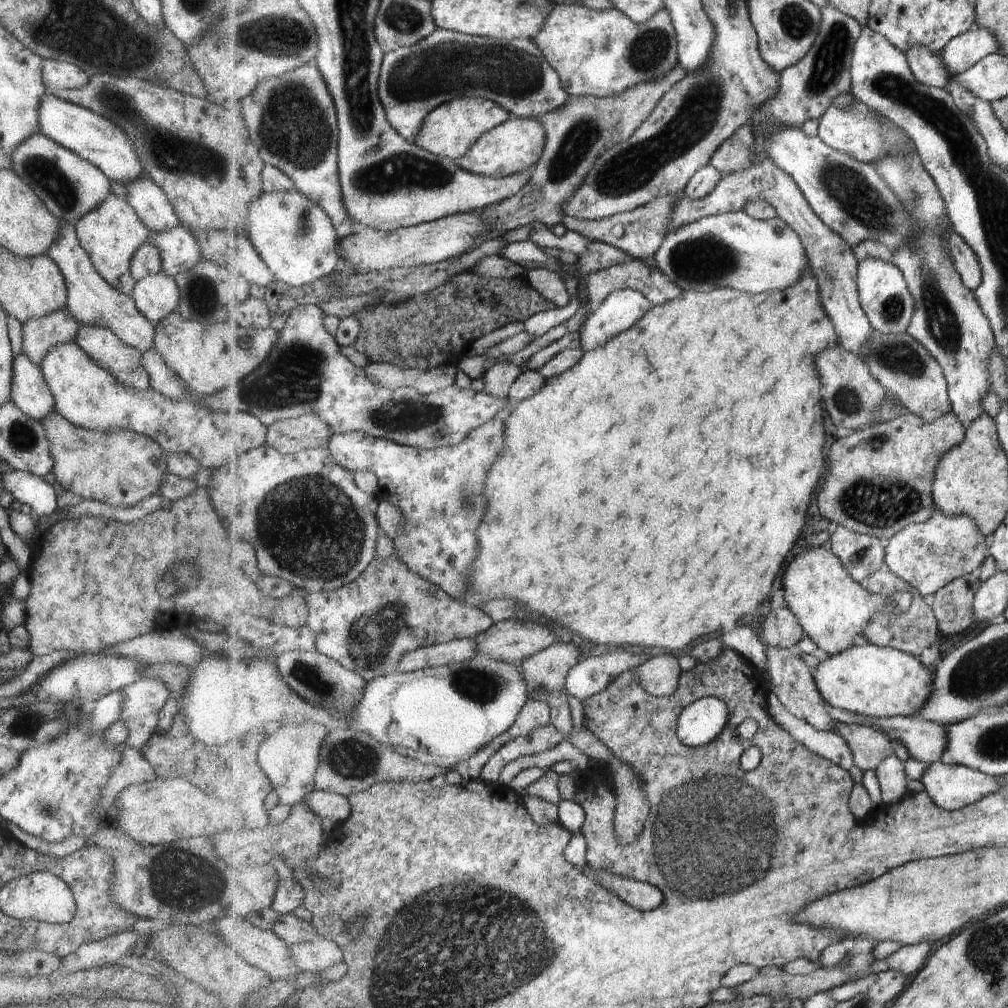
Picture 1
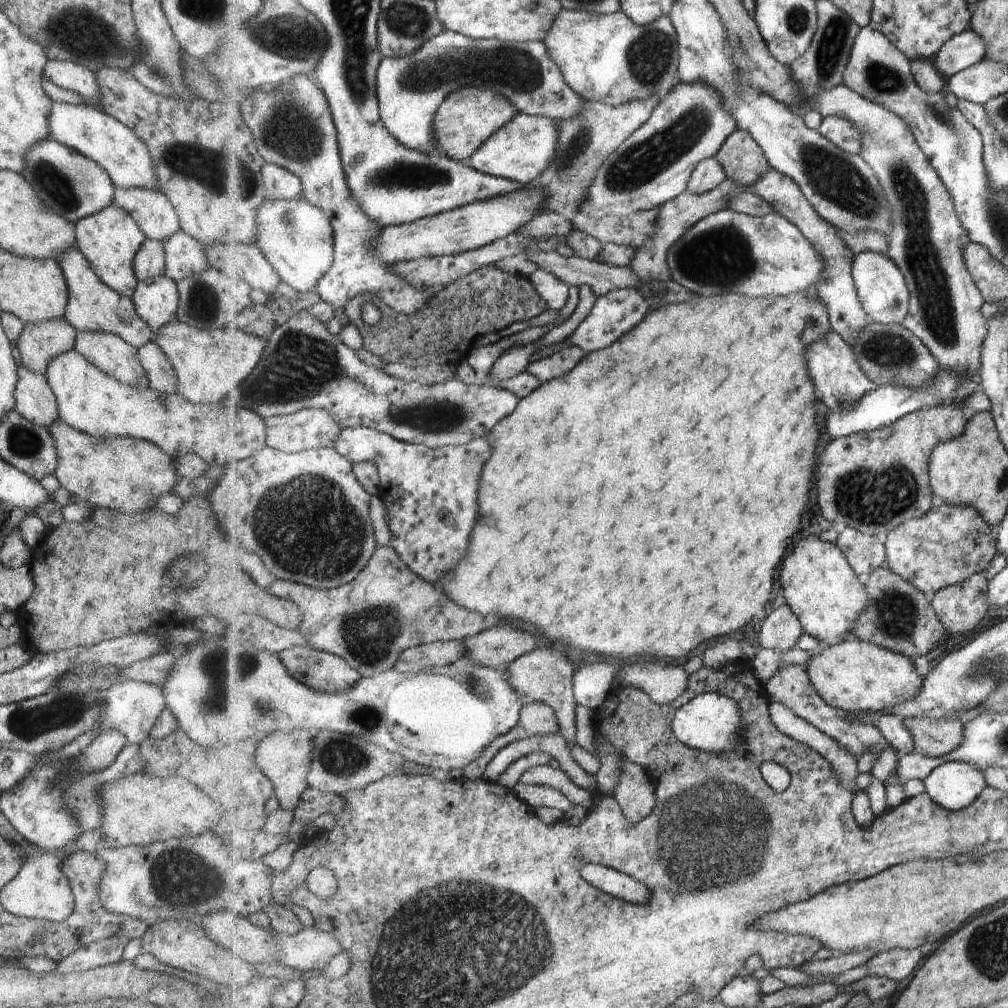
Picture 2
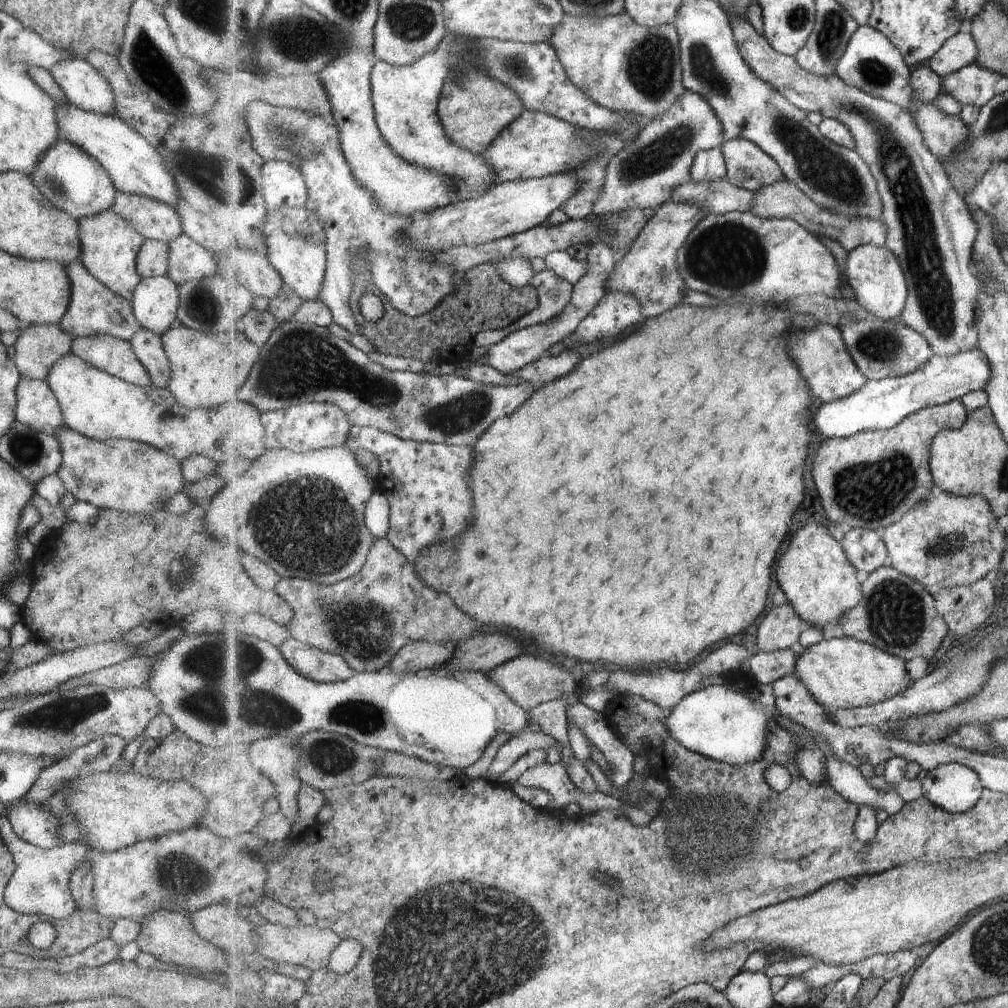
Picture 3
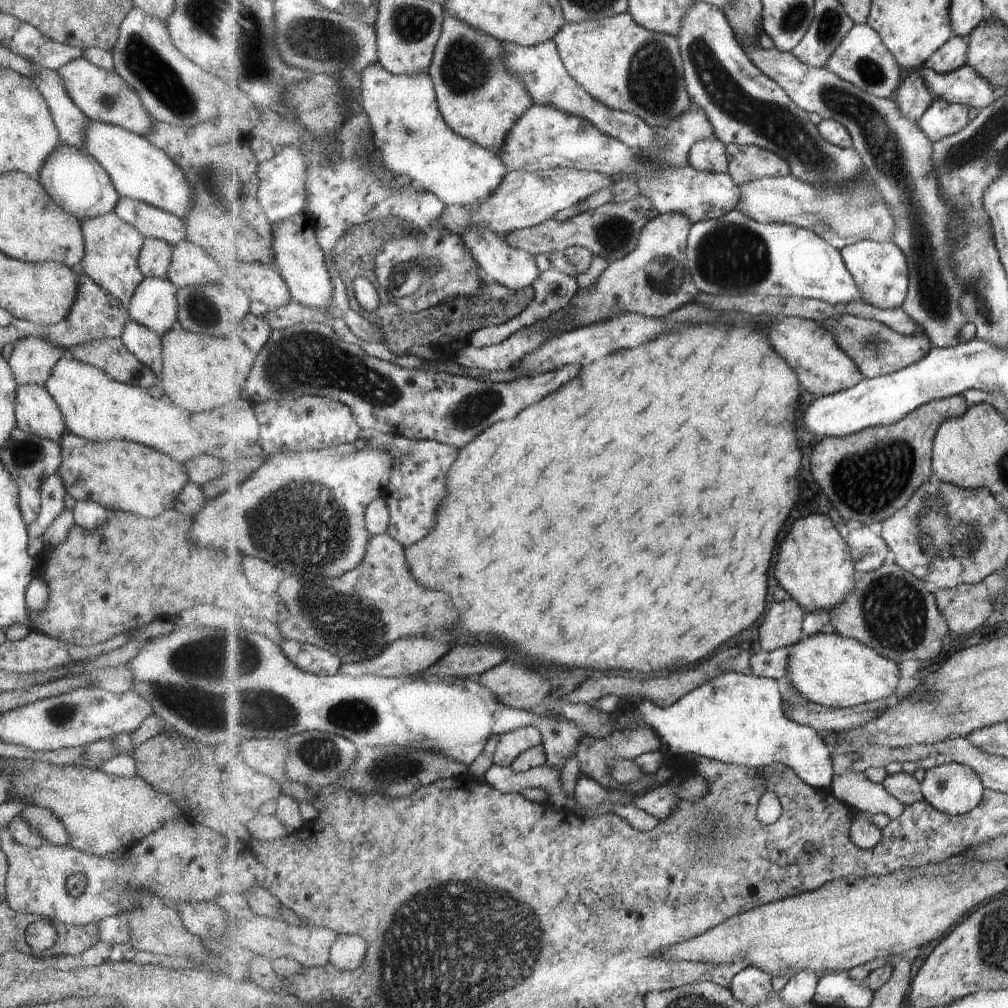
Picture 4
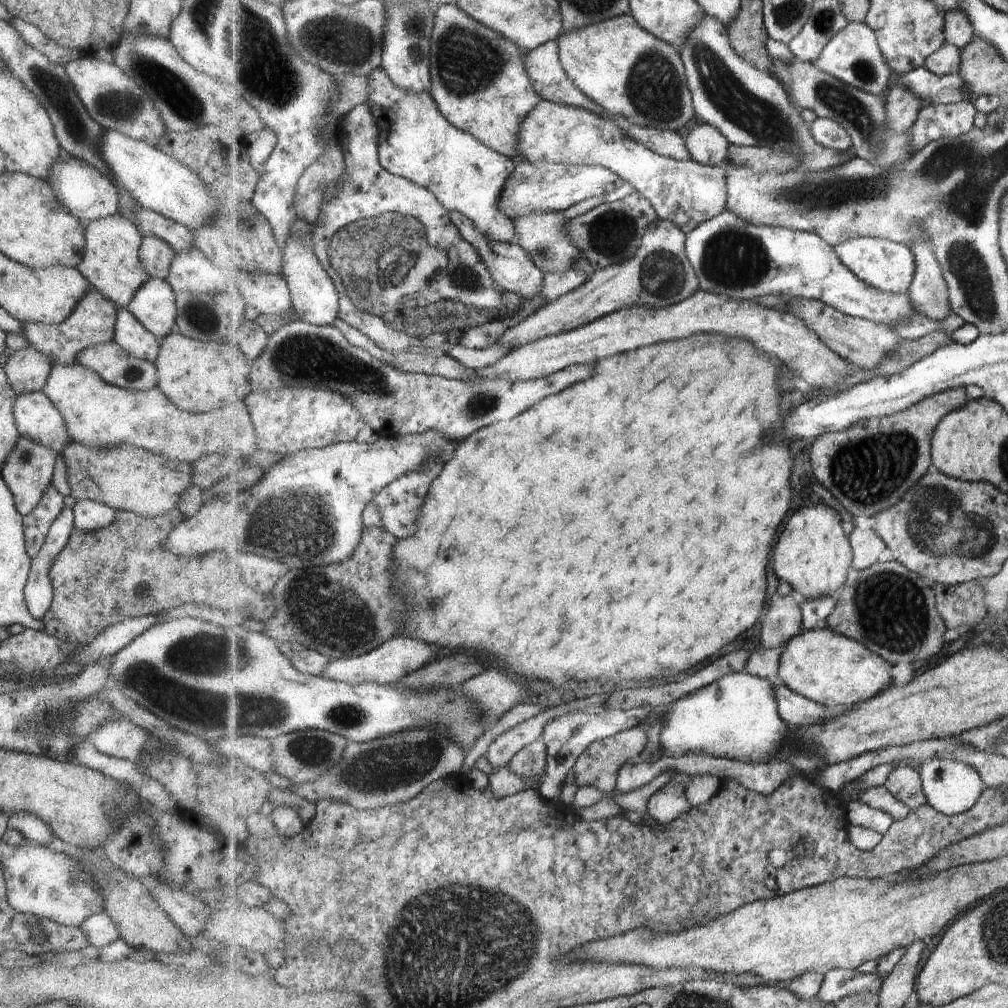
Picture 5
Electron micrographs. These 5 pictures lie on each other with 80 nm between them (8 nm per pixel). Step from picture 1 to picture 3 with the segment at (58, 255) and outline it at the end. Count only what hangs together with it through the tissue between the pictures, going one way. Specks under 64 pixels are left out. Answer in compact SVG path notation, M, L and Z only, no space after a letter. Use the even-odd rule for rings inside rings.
M73 260L64 266L69 281L71 282L71 294L67 311L57 324L59 330L67 332L73 338L87 338L87 336L109 335L129 341L131 334L140 328L135 320L130 302L113 294L102 286L81 264L80 260Z

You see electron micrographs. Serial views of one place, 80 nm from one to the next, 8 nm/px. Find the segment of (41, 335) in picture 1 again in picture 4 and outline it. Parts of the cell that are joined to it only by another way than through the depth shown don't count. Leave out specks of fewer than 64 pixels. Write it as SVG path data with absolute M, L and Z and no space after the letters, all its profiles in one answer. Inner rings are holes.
M35 337L16 340L9 351L7 366L18 385L41 386L49 377L53 364L67 353Z

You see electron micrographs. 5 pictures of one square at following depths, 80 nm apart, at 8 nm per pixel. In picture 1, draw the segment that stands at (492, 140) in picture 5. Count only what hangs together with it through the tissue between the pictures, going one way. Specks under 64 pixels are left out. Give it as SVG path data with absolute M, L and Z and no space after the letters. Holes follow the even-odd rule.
M457 97L438 106L425 117L420 128L416 145L438 157L455 160L465 156L473 148L475 141L483 134L502 125L510 118L510 112L493 101L481 97Z

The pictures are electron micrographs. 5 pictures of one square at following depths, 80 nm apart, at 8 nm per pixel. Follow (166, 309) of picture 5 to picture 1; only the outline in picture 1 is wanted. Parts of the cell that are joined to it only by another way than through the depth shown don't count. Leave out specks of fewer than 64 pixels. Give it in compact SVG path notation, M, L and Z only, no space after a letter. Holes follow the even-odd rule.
M161 270L134 281L129 295L135 308L153 324L175 310L179 300L175 281Z

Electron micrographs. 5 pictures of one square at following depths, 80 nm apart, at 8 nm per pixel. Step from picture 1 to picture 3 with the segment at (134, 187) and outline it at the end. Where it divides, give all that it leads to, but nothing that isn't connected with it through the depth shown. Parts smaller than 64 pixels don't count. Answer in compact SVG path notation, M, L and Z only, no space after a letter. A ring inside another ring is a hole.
M116 192L110 208L123 220L131 224L131 228L143 239L152 239L169 243L182 234L180 219L171 206L165 202L157 202L137 194Z

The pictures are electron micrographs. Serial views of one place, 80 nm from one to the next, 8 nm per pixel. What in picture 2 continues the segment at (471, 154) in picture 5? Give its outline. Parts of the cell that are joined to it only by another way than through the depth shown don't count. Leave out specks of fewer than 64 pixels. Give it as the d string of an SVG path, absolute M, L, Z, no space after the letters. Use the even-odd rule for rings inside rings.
M445 29L443 33L439 34L437 38L431 39L423 48L419 48L415 54L407 54L407 56L401 56L401 58L384 58L382 61L382 65L379 66L378 71L378 100L379 100L379 112L382 115L382 122L385 124L387 130L389 130L389 134L393 138L397 138L397 142L401 142L403 146L407 146L409 150L415 150L415 152L421 152L421 154L427 154L427 156L444 156L439 152L439 140L437 139L437 134L432 129L433 119L435 118L435 114L438 113L438 109L445 102L445 98L451 94L451 92L455 92L455 90L459 90L459 88L463 88L463 86L477 86L477 88L481 88L481 90L494 90L495 94L501 94L501 96L507 96L511 100L511 104L519 110L519 113L526 113L530 116L541 116L546 118L554 119L555 121L559 121L559 126L562 127L561 134L559 134L559 152L555 154L555 162L551 162L551 166L547 166L547 170L544 170L543 174L541 174L541 178L535 178L535 181L527 184L526 186L545 186L547 188L547 194L549 194L549 198L547 198L547 208L549 212L557 212L557 214L561 214L565 216L567 219L571 218L579 218L580 207L583 206L583 202L587 202L587 198L590 197L591 186L595 184L595 178L599 176L599 170L603 168L603 164L607 162L607 160L613 156L639 128L642 128L648 121L650 121L652 114L655 111L655 108L660 104L657 98L647 98L647 102L643 102L643 100L635 100L635 102L627 102L627 104L623 104L623 106L610 106L603 102L591 101L587 99L583 99L569 84L567 84L567 80L565 80L565 76L563 76L563 72L559 69L559 66L555 64L555 60L551 60L551 56L549 56L548 52L549 48L545 46L544 41L537 42L517 42L517 41L503 41L499 39L473 39L471 37L464 36L463 34L453 32L451 30Z

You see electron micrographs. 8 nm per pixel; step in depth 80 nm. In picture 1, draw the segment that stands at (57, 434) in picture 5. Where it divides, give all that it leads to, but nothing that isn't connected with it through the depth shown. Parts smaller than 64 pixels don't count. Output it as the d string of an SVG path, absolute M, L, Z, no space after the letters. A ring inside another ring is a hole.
M23 352L12 360L10 401L36 421L54 410L54 400L40 368Z

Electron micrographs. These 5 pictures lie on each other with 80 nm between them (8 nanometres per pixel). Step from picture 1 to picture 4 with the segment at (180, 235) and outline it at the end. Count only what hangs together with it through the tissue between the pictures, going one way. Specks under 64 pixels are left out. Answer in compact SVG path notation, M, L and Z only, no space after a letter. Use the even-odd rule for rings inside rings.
M183 240L172 246L166 278L177 289L185 286L207 286L221 281L222 268L205 254L201 246Z

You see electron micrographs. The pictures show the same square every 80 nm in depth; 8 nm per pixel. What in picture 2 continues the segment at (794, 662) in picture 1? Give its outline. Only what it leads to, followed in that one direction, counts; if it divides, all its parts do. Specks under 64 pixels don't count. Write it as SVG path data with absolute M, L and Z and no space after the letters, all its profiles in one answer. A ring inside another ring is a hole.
M785 665L765 685L771 702L784 704L798 717L805 719L814 727L828 734L832 739L844 744L844 747L849 749L856 756L856 759L858 753L863 754L865 751L873 751L879 756L886 748L892 748L889 742L885 740L885 736L877 728L870 725L850 723L842 717L838 709L827 704L813 686L807 668L804 665Z

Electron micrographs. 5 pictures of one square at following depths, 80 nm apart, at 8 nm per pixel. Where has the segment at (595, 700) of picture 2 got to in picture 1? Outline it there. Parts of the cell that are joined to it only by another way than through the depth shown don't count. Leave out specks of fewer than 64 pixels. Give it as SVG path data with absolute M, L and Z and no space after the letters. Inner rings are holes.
M615 650L613 654L587 657L579 661L566 678L566 692L584 701L603 692L620 674L635 670L653 658L647 654L632 654L629 650Z

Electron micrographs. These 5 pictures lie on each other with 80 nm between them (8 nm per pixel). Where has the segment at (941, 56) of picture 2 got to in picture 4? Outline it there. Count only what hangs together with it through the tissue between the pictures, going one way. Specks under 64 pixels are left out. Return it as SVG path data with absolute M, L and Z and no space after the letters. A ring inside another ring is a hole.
M954 36L942 49L937 50L923 66L941 75L957 72L966 67L967 60L969 60L968 51L967 39L963 40L961 36Z

